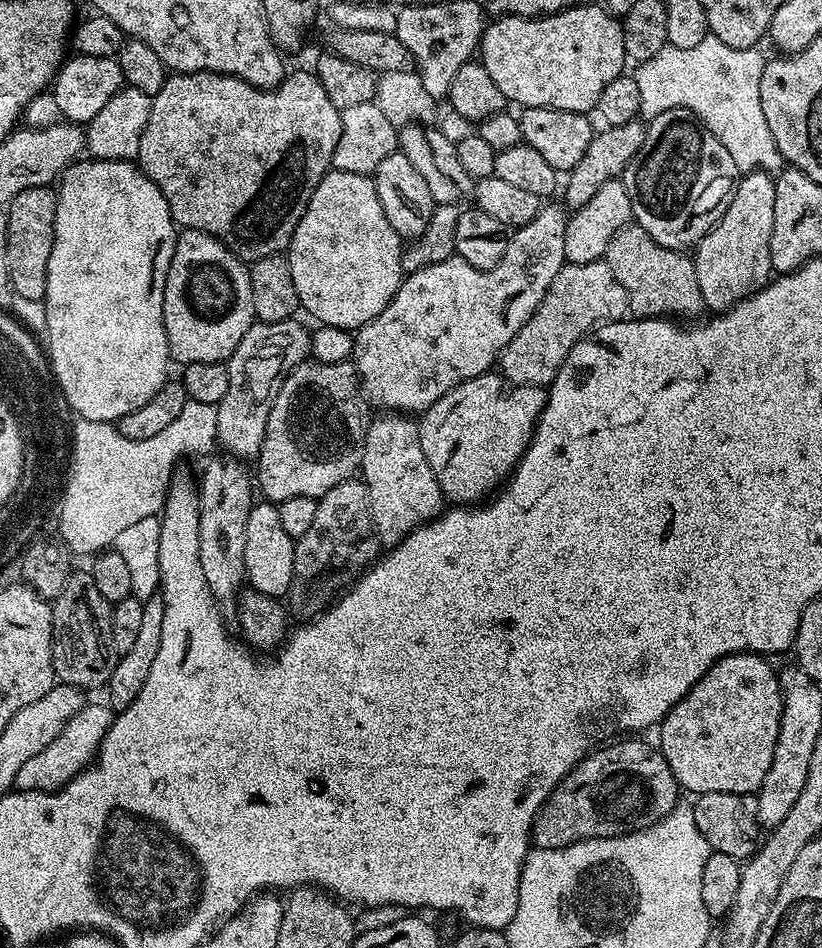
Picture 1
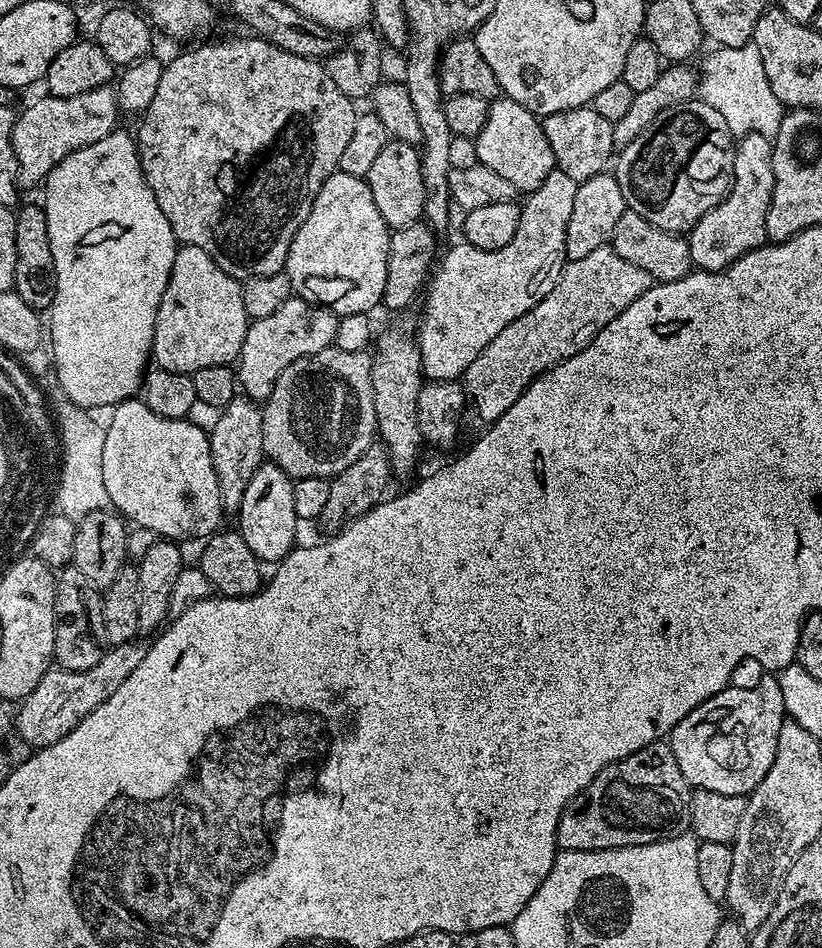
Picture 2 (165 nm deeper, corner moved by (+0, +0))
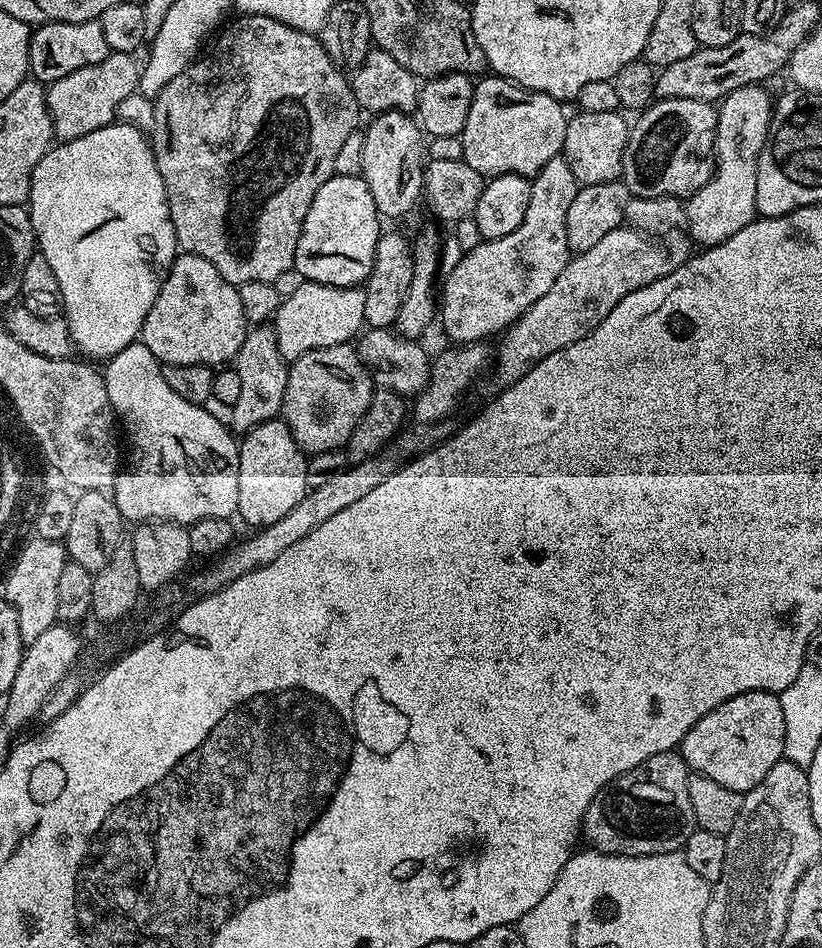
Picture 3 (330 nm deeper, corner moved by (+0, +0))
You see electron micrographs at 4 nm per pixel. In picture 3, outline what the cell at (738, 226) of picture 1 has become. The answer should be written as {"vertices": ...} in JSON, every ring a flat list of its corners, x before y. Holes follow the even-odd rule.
{"vertices":[[747,84,734,90,729,96,719,101,716,114,716,168,712,176,698,191,687,197,684,204,686,214,686,232,697,245,711,246,726,242,742,226,757,219,756,199,758,198,758,158,764,149,764,143,772,121,773,97,768,97,767,87,760,84]]}

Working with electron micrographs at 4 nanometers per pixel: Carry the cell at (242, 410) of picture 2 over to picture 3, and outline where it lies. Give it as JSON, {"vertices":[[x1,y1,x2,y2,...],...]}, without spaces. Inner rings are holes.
{"vertices":[[253,327,238,350,234,367,239,380,242,382,242,387,238,402,231,405,231,427,237,433,243,434,249,432,251,428,257,428,262,422,277,419,284,407,286,378,290,364,278,350,275,327]]}

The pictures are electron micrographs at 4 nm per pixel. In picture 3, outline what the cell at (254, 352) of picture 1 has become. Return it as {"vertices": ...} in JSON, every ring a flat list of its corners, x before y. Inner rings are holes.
{"vertices":[[300,282,292,293,285,295,274,317,278,350,291,362,310,350,338,346,355,341,365,327,366,294,363,287,339,288,329,284]]}

